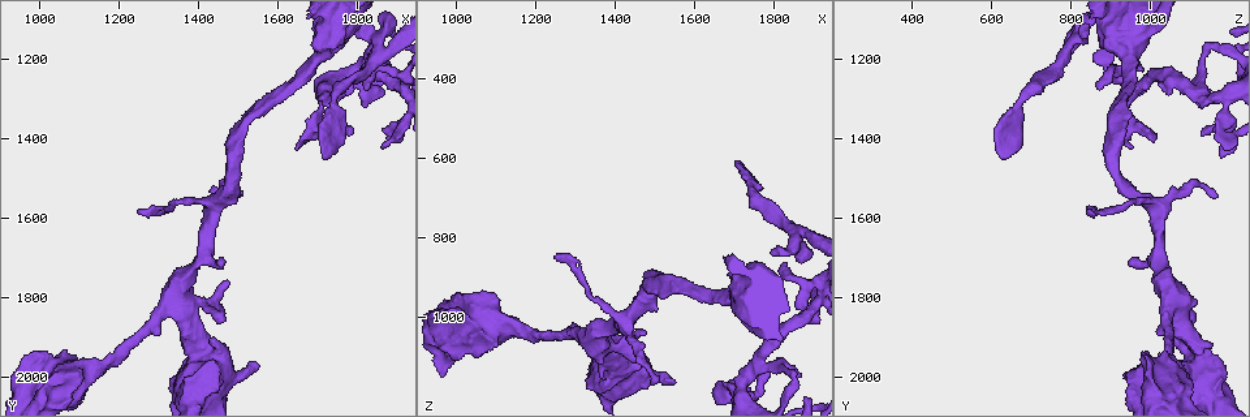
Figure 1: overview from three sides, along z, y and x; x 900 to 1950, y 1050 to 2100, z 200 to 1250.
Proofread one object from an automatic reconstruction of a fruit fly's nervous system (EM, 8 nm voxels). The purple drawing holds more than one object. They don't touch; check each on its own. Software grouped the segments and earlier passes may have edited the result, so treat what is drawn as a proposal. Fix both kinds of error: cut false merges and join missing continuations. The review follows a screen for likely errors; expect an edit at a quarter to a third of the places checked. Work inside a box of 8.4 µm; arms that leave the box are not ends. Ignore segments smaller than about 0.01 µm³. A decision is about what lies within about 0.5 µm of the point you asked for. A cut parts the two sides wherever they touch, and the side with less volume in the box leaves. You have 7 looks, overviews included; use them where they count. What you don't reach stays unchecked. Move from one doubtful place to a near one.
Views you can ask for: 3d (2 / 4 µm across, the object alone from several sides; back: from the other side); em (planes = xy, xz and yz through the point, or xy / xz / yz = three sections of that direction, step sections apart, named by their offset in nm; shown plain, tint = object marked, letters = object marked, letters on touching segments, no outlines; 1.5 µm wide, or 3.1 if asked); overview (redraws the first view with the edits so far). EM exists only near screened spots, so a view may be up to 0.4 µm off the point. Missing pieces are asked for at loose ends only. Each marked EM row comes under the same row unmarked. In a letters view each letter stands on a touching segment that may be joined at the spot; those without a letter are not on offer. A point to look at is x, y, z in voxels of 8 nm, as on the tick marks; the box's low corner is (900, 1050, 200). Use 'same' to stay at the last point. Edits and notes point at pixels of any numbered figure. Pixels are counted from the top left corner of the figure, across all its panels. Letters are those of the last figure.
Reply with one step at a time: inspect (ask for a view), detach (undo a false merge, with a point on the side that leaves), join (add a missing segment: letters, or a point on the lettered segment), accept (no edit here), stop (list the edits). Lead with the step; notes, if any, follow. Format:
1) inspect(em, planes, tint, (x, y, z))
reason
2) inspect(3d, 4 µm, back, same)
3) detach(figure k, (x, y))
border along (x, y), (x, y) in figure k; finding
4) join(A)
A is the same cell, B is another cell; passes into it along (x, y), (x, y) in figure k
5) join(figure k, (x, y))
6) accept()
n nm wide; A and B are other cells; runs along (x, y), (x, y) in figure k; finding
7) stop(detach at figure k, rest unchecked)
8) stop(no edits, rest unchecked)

inspect(em, planes, tint, (1870, 1185, 785))
arms part here

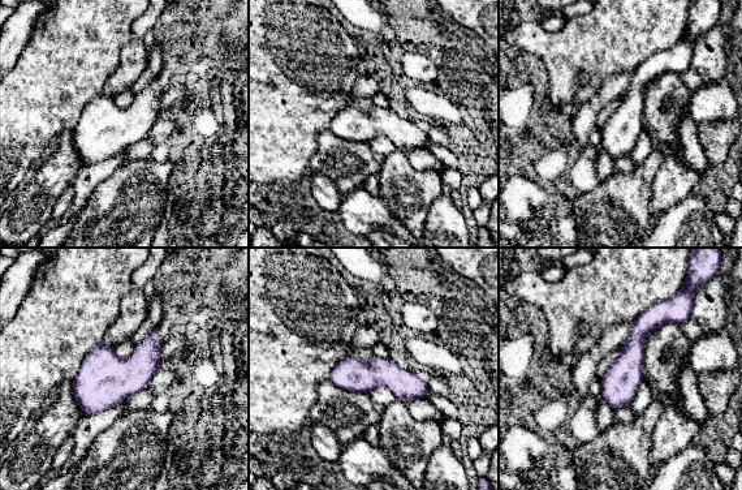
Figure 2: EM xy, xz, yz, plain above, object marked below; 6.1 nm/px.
inspect(em, planes, letters, same)
see the neighbours

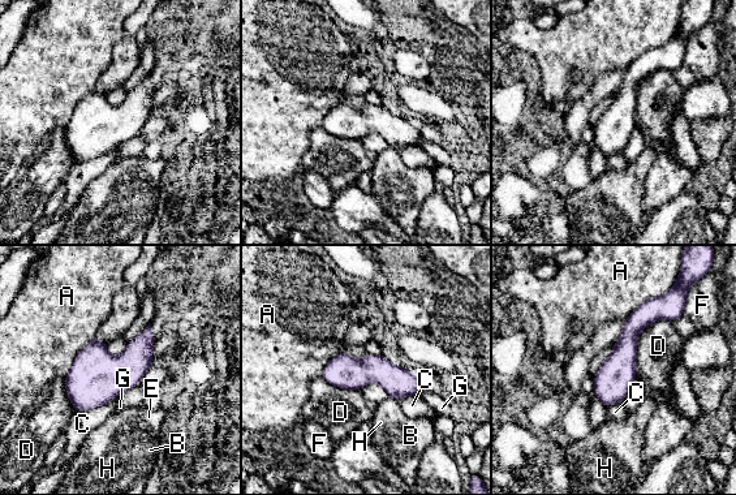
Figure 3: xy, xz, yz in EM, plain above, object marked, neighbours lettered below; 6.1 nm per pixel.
accept()
200 nm wide; A, B, C, D, E, F, G and H are other cells; border along (671, 321), (638, 334), (636, 374) in figure 3; all the same cell

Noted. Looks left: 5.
inspect(em, xy, step 4, tint, (1550, 1970, 1170))
branch stops here

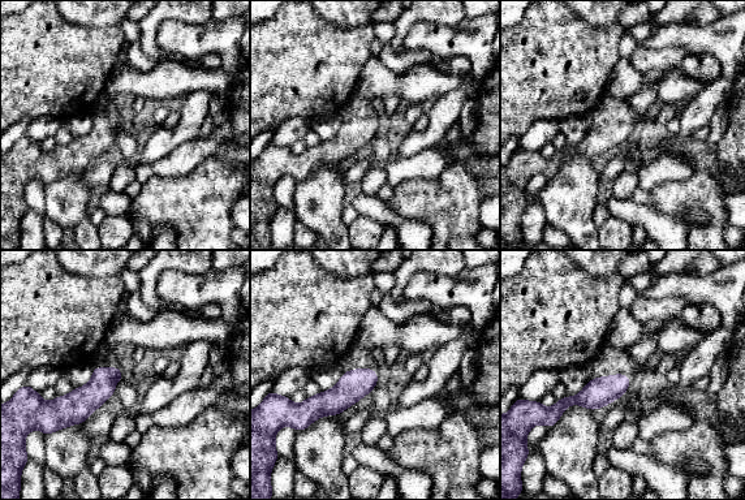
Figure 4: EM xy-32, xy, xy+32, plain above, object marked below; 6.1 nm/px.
inspect(em, xy, step 4, letters, same)
see the neighbours

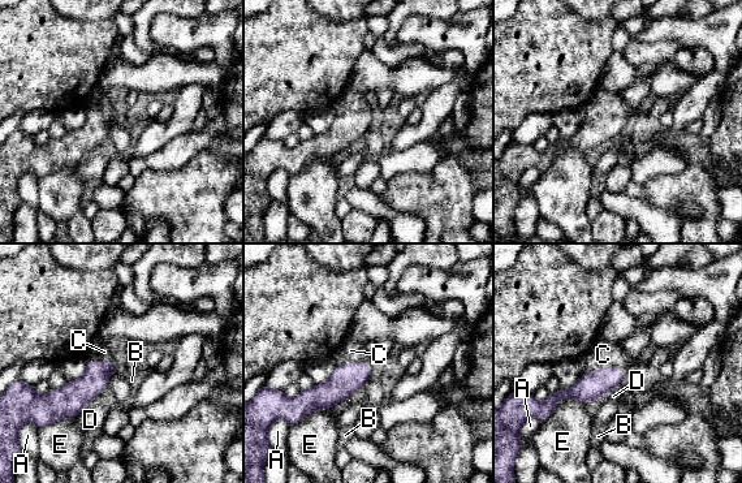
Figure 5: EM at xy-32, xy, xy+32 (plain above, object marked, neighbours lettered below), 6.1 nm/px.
join(figure 5, (603, 354))
C is the same cell, A, B, D and E are other cells; passes into it along (592, 386), (604, 369), (603, 354) in figure 5; the cell continues

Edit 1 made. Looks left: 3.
inspect(em, planes, letters, (1465, 1760, 1040))
thin end

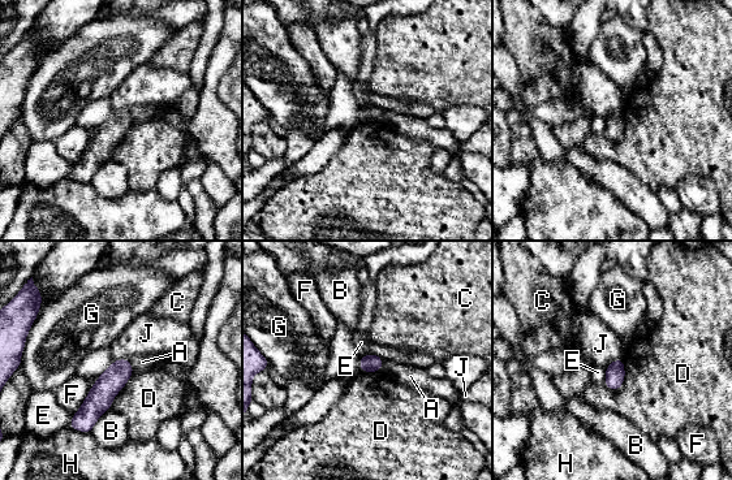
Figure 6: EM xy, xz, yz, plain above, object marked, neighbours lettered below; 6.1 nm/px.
accept()
110 nm wide; A, B, C, D, E, F, G, H and J are other cells; none of them fits

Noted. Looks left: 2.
stop(join at figure 5, rest unchecked)

